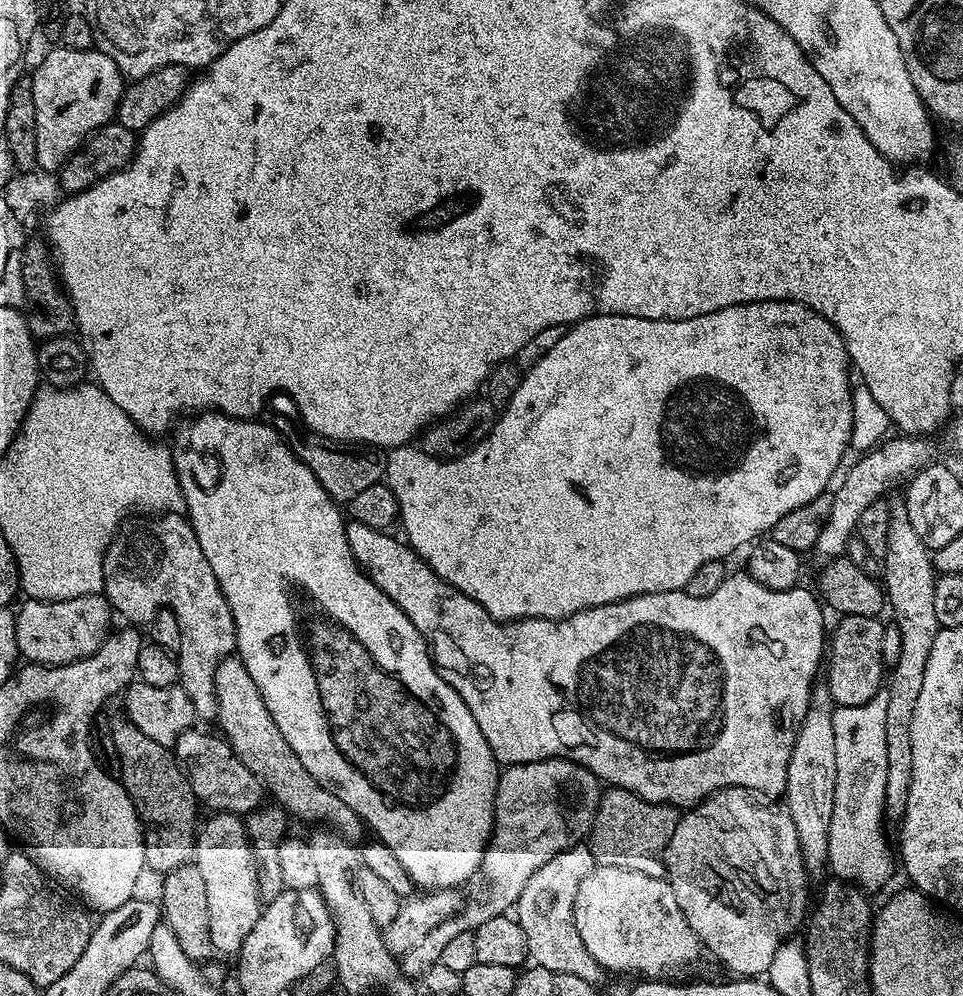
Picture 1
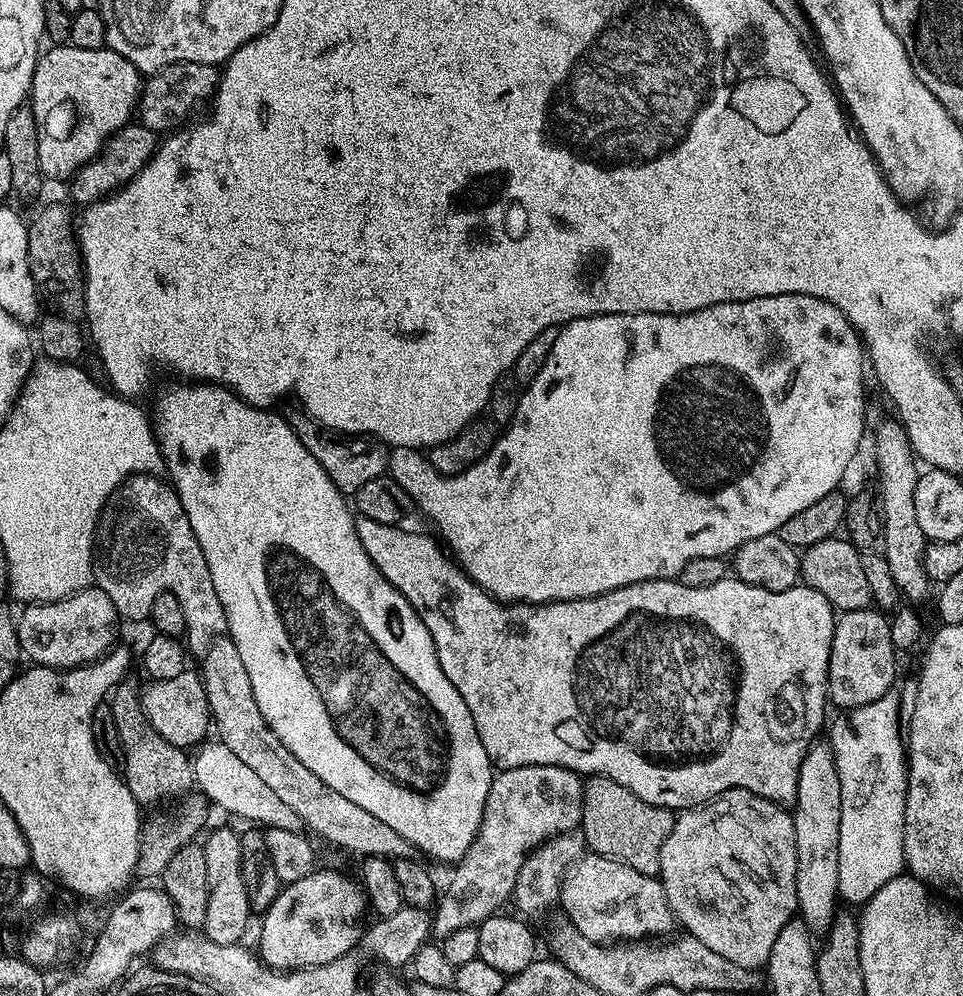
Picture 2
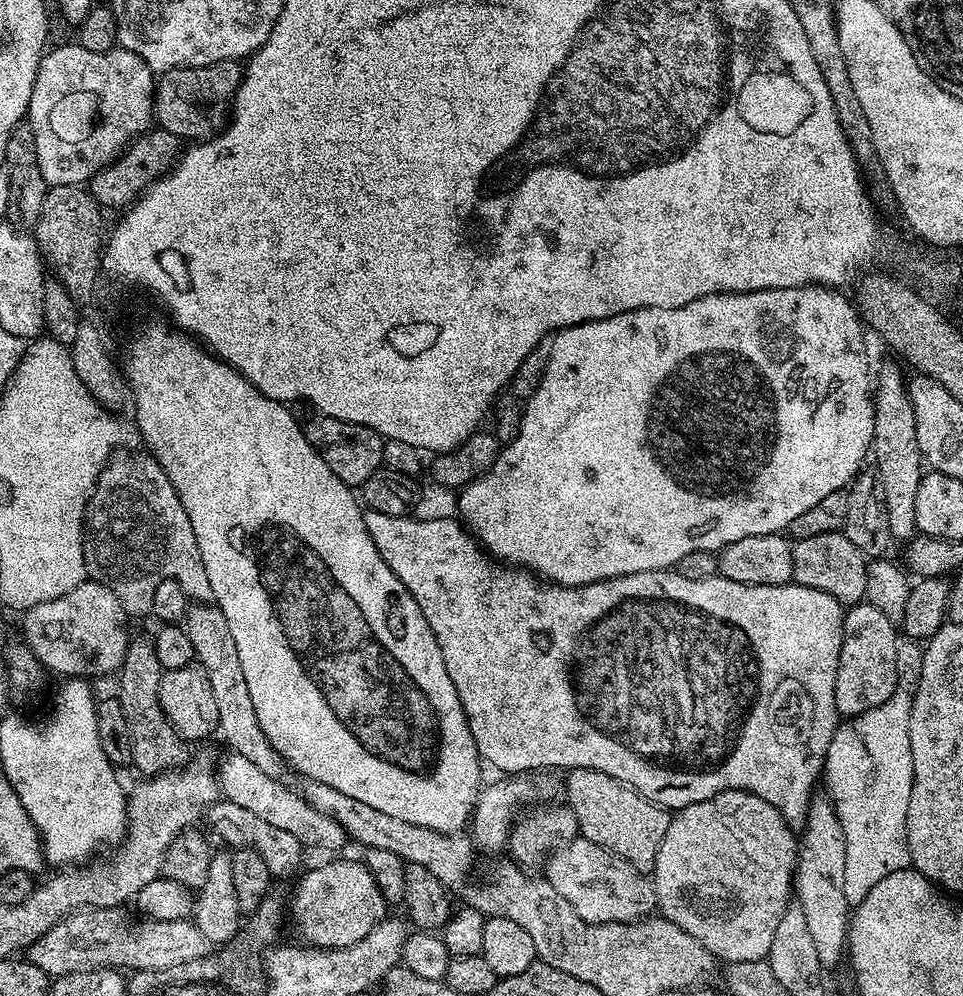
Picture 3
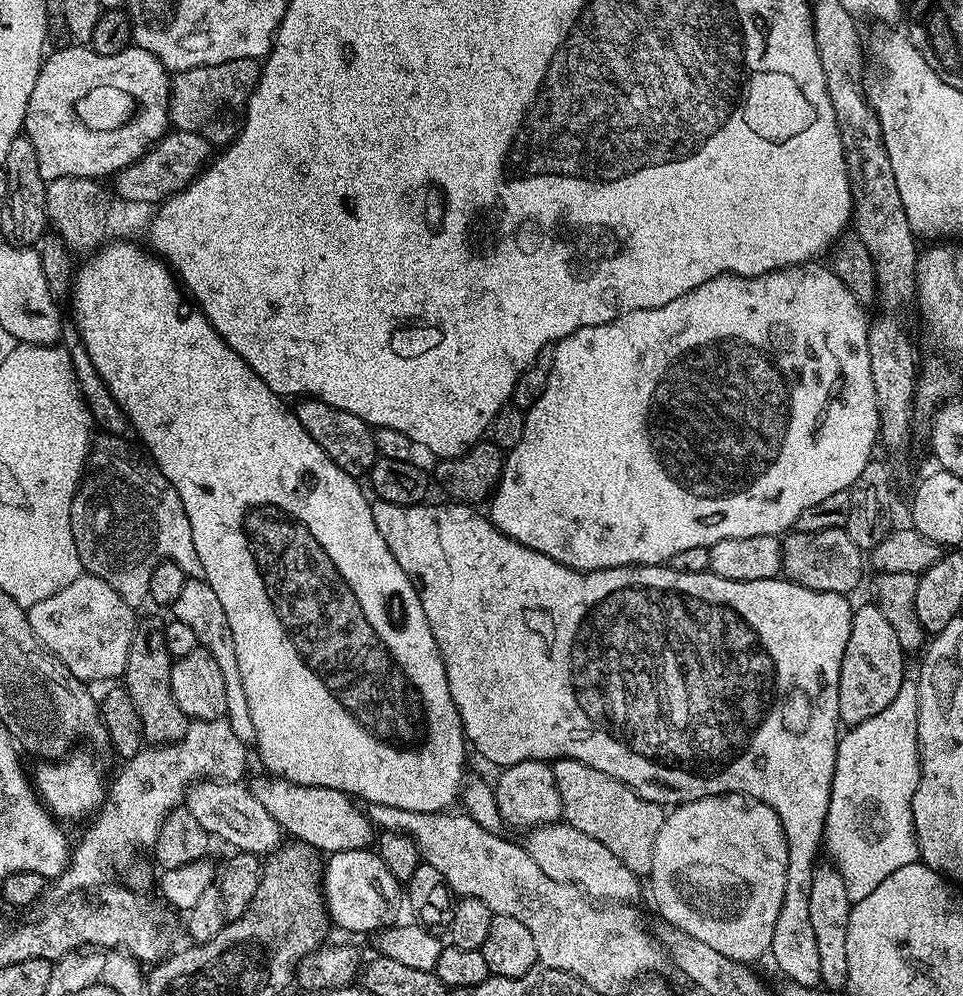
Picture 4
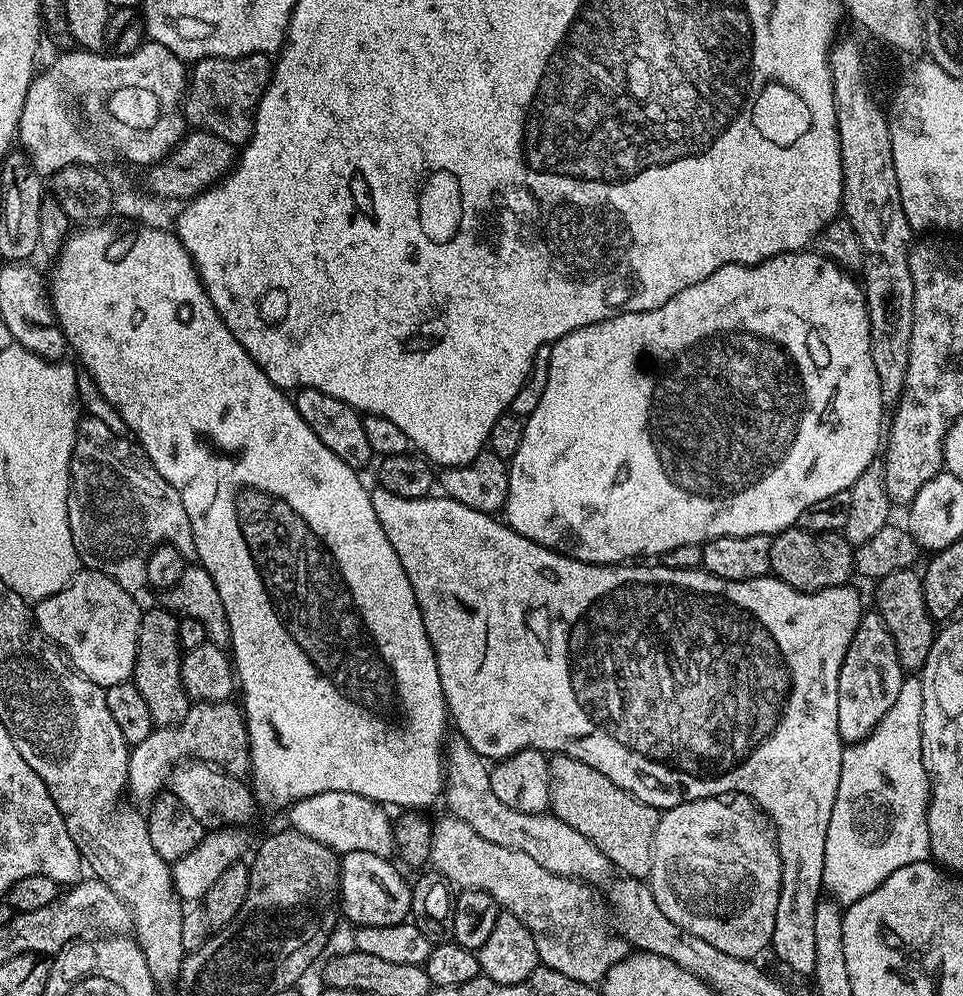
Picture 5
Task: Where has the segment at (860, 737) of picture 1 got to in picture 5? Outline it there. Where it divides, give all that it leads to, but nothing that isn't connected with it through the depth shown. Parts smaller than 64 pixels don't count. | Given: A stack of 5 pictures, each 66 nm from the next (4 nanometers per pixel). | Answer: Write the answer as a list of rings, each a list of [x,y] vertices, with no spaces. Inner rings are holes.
[[[908,676],[904,679],[902,690],[899,691],[898,699],[894,702],[894,706],[890,706],[890,710],[886,710],[886,718],[882,718],[882,722],[878,722],[878,726],[866,739],[860,740],[856,744],[849,744],[844,749],[842,754],[842,774],[838,778],[838,796],[834,798],[834,810],[830,814],[830,826],[826,830],[826,866],[824,867],[824,892],[841,906],[858,902],[858,898],[866,898],[866,894],[870,894],[870,890],[882,886],[882,882],[886,882],[886,878],[890,878],[890,874],[894,874],[894,870],[898,870],[902,866],[910,866],[914,862],[928,860],[932,855],[930,850],[930,830],[928,829],[930,777],[922,758],[921,720],[921,682],[919,677]]]

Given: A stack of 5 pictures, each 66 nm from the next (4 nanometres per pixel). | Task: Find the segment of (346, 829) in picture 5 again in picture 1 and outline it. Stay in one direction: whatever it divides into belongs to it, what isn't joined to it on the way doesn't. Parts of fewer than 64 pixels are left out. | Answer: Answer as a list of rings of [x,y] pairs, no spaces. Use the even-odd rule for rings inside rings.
[[[189,730],[183,732],[176,739],[174,755],[184,769],[192,792],[201,805],[208,810],[216,812],[230,812],[233,814],[247,814],[259,808],[265,799],[266,792],[260,783],[260,779],[232,752],[227,740],[219,735],[211,736],[208,732],[196,732]]]

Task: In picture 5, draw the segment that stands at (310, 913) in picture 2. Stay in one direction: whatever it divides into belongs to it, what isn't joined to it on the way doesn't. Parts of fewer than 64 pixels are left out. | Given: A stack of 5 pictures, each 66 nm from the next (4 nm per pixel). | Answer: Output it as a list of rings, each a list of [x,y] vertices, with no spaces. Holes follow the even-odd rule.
[[[362,850],[346,852],[340,856],[340,902],[339,907],[355,923],[364,927],[394,927],[409,919],[412,910],[412,890],[409,881],[404,881],[405,873],[391,859],[378,854],[366,854]]]

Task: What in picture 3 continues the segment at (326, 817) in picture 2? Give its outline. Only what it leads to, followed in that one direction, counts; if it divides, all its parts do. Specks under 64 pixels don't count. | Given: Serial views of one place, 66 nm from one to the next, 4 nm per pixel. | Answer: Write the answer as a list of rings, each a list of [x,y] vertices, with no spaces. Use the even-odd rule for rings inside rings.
[[[212,602],[193,603],[182,624],[196,651],[196,660],[210,678],[210,690],[214,690],[214,702],[218,705],[218,736],[229,744],[232,752],[254,762],[262,774],[270,774],[270,778],[275,780],[281,779],[286,772],[285,762],[274,746],[270,746],[266,734],[262,734],[262,726],[258,726],[258,714],[254,714],[254,702],[250,698],[250,690],[246,690],[246,677],[242,675],[242,662],[238,659],[234,637],[222,610]],[[304,780],[299,785],[301,796],[322,814],[334,818],[344,827],[345,837],[354,839],[364,848],[390,850],[390,854],[398,854],[405,865],[417,864],[426,866],[438,882],[442,882],[449,893],[457,894],[464,888],[468,880],[468,859],[474,853],[474,844],[467,835],[435,832],[422,826],[414,826],[410,822],[402,822],[400,818],[390,818],[390,814],[382,814],[382,810],[374,810],[374,806],[366,806],[366,802],[358,802],[358,798],[350,798],[346,794],[338,794],[334,786],[326,786],[322,782]]]

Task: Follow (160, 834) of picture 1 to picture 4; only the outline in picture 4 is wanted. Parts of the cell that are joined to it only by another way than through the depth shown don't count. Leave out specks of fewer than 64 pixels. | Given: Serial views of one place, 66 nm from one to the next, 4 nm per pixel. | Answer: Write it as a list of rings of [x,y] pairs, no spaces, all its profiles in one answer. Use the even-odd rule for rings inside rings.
[[[141,619],[130,642],[130,654],[122,677],[122,687],[128,692],[134,709],[141,719],[141,734],[149,745],[178,744],[190,723],[188,716],[178,710],[170,690],[170,670],[173,657],[166,650],[164,624],[156,620]]]

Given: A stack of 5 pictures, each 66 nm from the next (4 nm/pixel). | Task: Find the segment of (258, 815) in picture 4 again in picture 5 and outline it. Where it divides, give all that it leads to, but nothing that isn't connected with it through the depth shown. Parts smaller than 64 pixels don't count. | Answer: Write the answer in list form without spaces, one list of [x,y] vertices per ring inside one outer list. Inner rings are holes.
[[[184,762],[173,768],[170,777],[170,791],[186,806],[194,818],[198,818],[205,830],[232,828],[244,820],[254,809],[254,793],[243,779],[228,775],[227,772],[207,762]]]

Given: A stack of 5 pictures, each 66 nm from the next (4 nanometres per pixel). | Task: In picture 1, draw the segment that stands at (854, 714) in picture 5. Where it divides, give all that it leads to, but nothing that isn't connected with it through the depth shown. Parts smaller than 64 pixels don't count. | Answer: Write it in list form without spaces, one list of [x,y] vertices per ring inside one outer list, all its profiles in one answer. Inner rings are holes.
[[[841,615],[836,624],[836,633],[830,636],[830,651],[826,656],[826,687],[832,696],[833,705],[849,708],[862,706],[882,690],[886,680],[886,665],[883,660],[883,632],[885,625],[877,617]]]

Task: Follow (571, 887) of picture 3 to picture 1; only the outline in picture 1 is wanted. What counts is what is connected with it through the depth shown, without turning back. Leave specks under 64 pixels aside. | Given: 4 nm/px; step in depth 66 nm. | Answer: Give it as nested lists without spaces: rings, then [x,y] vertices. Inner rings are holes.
[[[601,863],[578,886],[574,922],[590,958],[609,973],[629,972],[634,978],[649,980],[668,978],[702,953],[700,939],[690,930],[664,876],[647,876],[638,870]]]

